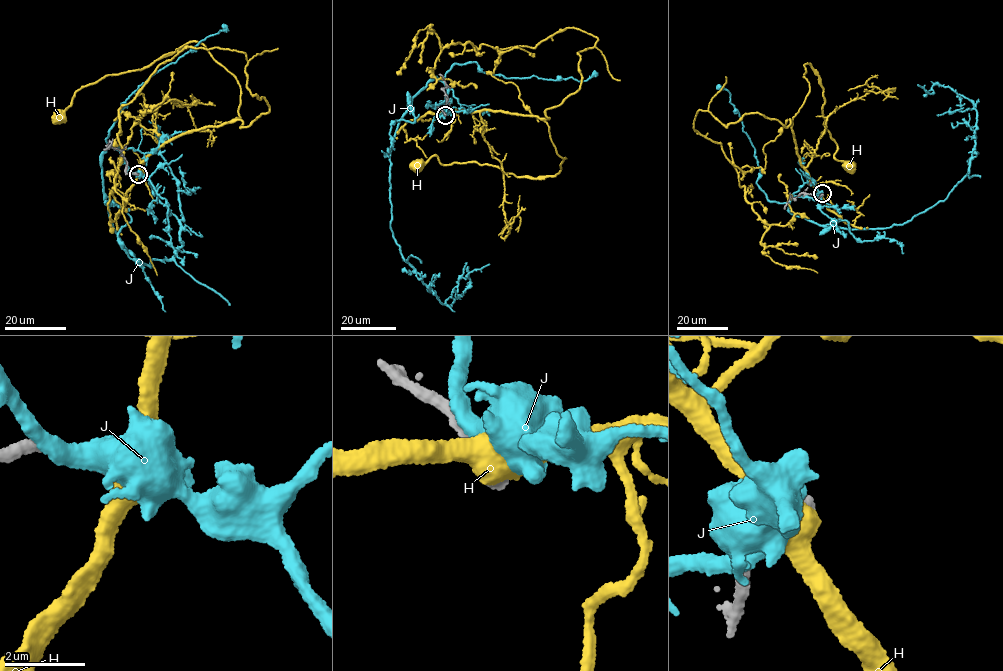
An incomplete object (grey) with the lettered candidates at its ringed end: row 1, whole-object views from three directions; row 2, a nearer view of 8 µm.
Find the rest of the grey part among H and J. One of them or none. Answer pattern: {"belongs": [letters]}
{"belongs": []}

